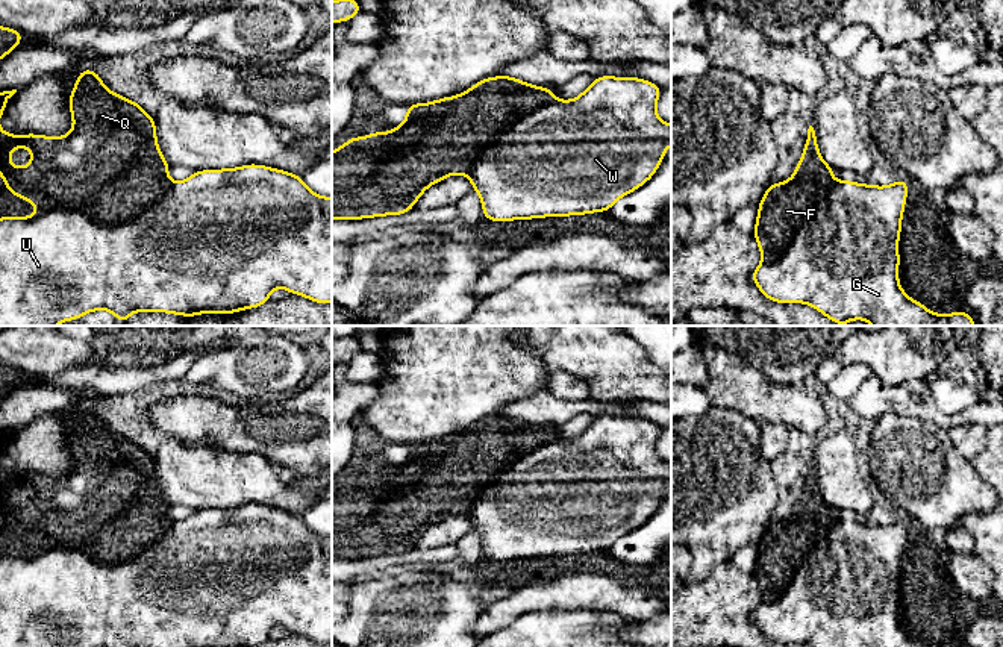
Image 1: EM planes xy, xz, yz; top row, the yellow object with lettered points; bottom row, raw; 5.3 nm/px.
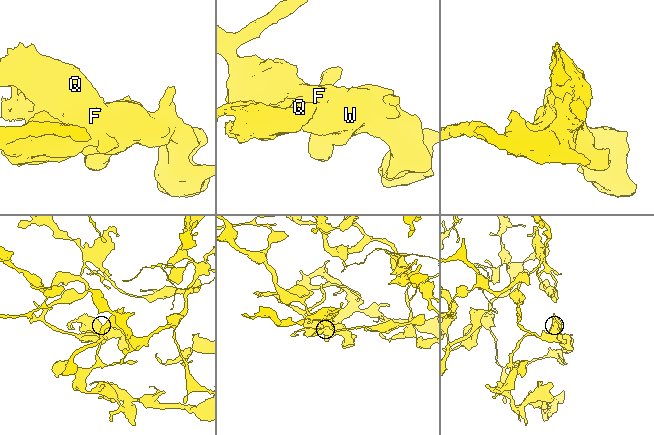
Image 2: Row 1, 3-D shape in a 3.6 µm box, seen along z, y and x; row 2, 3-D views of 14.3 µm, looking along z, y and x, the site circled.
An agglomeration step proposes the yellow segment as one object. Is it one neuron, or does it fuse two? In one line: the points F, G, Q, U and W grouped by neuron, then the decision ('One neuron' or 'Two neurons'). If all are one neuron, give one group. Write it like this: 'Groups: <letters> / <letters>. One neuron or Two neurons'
Groups: F Q / G U W. Two neurons

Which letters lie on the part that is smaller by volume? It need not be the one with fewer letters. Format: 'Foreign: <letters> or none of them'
Foreign: F, Q

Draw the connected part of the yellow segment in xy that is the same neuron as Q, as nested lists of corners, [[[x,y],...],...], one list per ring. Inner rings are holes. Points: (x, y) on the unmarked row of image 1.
[[[86,406],[74,420],[68,445],[73,468],[65,476],[11,474],[0,468],[0,515],[6,532],[27,539],[39,550],[79,550],[103,565],[126,562],[162,539],[173,521],[168,518],[171,505],[158,485],[155,456],[139,442],[108,429],[100,412]],[[18,486],[33,494],[21,508],[9,502],[11,491]]]

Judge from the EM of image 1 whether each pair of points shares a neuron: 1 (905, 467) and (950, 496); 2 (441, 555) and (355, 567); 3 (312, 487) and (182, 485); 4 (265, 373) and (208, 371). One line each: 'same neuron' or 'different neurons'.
1: same neuron
2: same neuron
3: same neuron
4: same neuron

